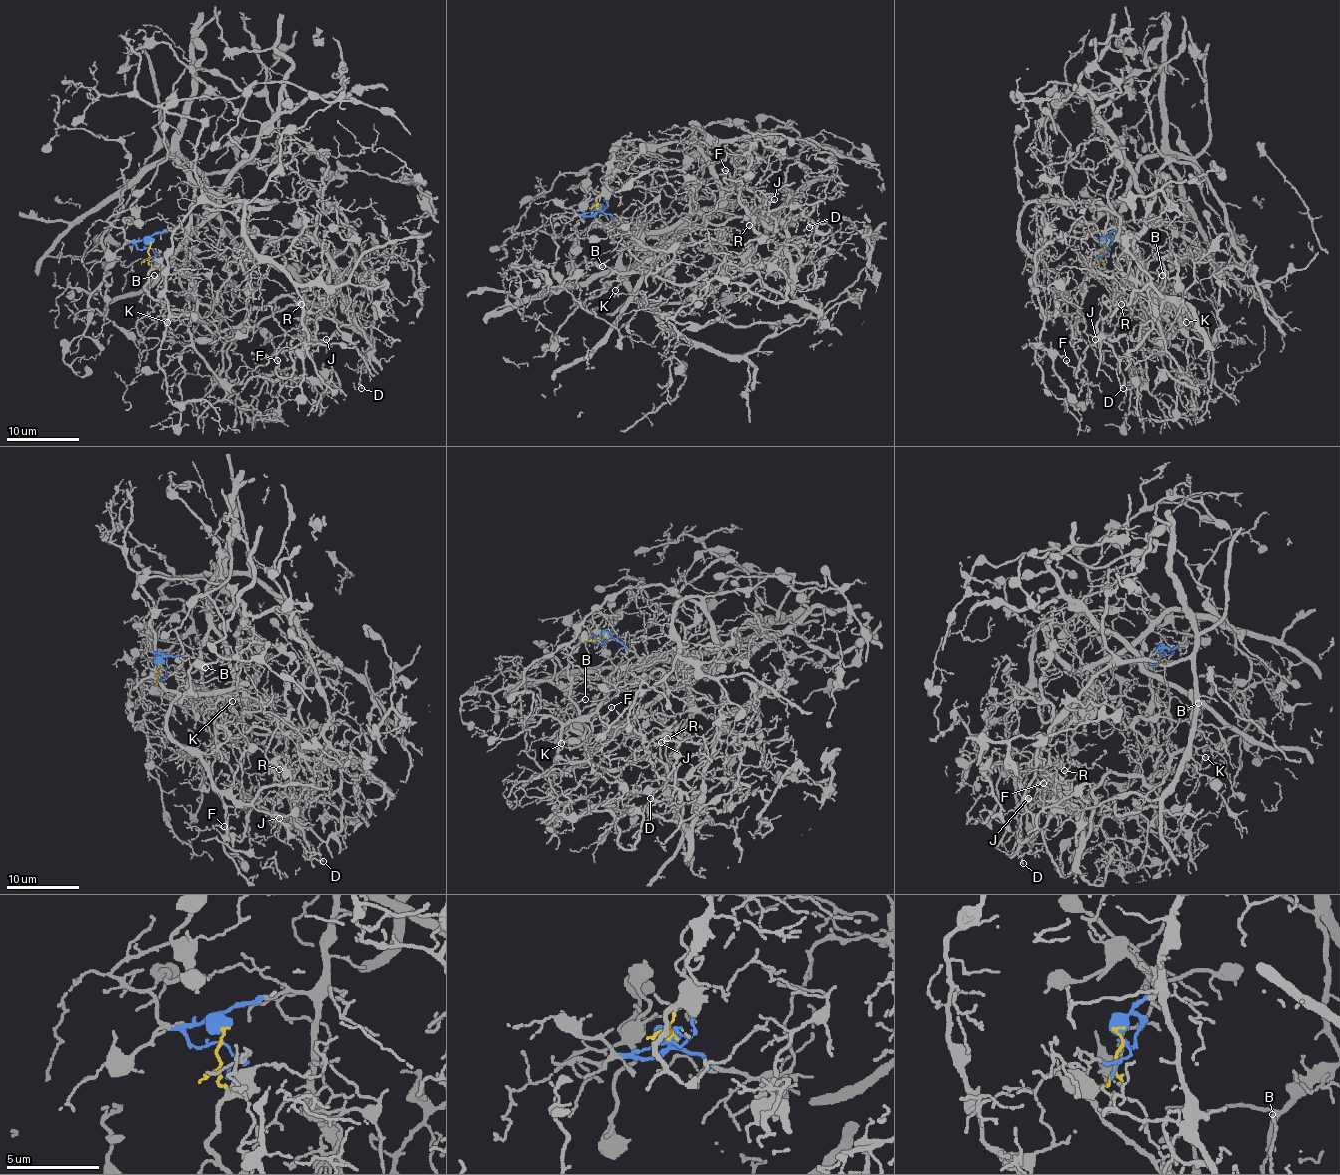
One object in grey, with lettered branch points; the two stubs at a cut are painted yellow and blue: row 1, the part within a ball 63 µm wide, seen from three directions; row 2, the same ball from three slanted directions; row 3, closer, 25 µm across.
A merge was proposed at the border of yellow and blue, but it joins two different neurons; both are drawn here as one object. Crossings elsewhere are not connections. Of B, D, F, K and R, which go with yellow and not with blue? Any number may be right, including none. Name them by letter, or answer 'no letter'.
B, D, F, K, R

